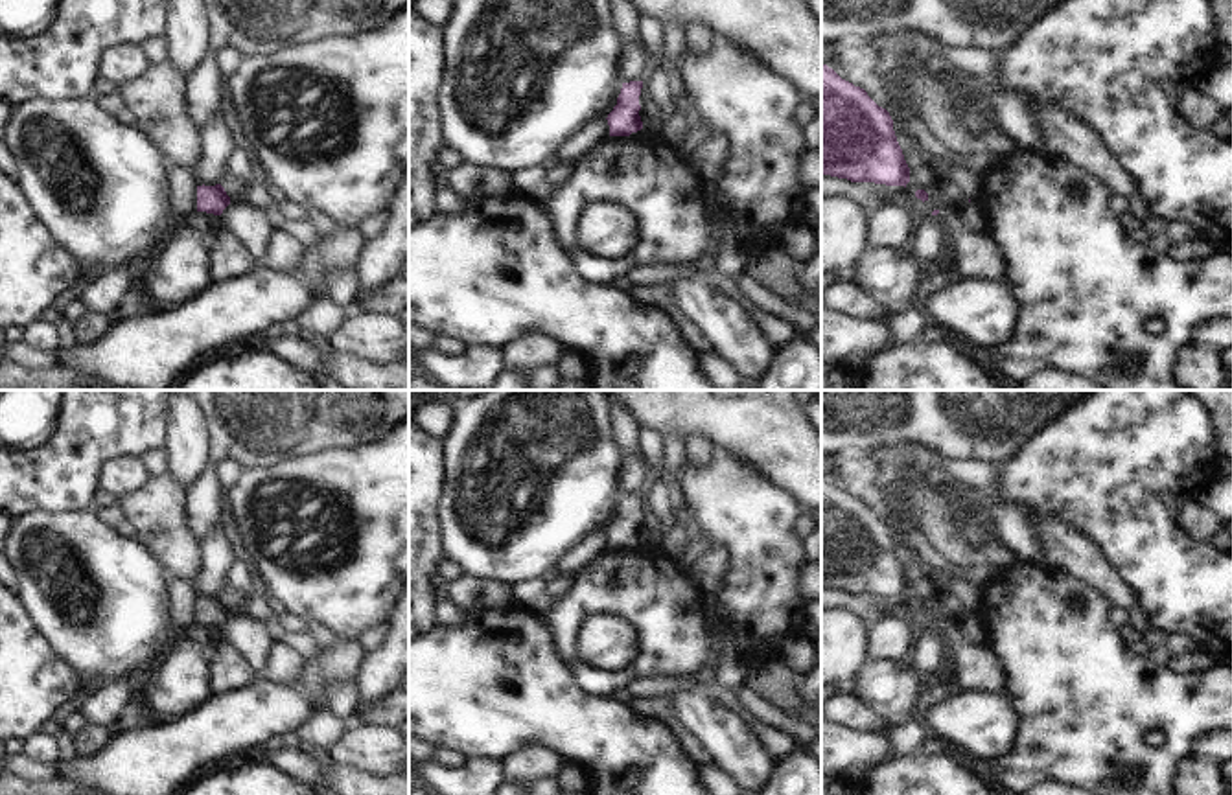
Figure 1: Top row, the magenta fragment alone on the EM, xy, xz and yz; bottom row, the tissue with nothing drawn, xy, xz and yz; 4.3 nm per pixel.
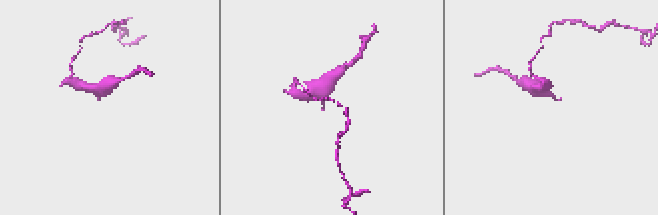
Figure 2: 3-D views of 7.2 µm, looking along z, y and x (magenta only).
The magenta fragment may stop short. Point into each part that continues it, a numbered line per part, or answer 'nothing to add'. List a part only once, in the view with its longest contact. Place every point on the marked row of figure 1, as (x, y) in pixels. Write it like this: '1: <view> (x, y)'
nothing to add

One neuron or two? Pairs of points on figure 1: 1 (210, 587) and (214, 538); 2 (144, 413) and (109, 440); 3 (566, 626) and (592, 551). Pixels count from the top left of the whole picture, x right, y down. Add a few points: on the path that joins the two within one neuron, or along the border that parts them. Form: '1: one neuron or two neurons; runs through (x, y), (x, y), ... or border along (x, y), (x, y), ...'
1: one neuron; runs through (212, 575), (214, 551)
2: one neuron; runs through (135, 414), (118, 431)
3: two neurons; border along (610, 549), (575, 575)

